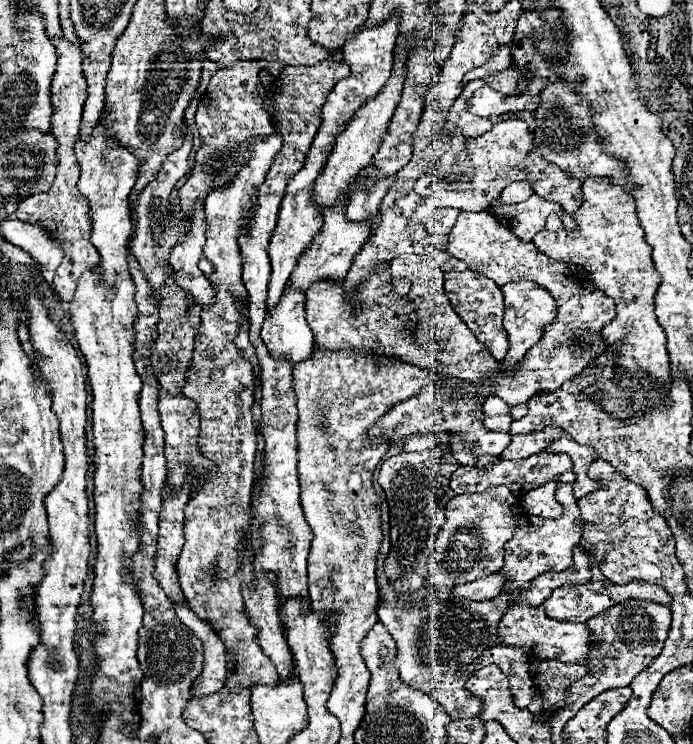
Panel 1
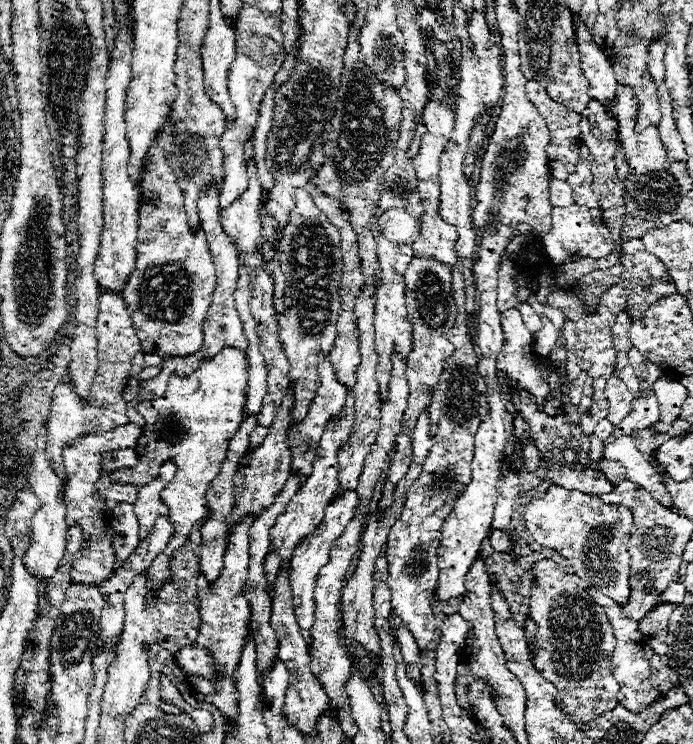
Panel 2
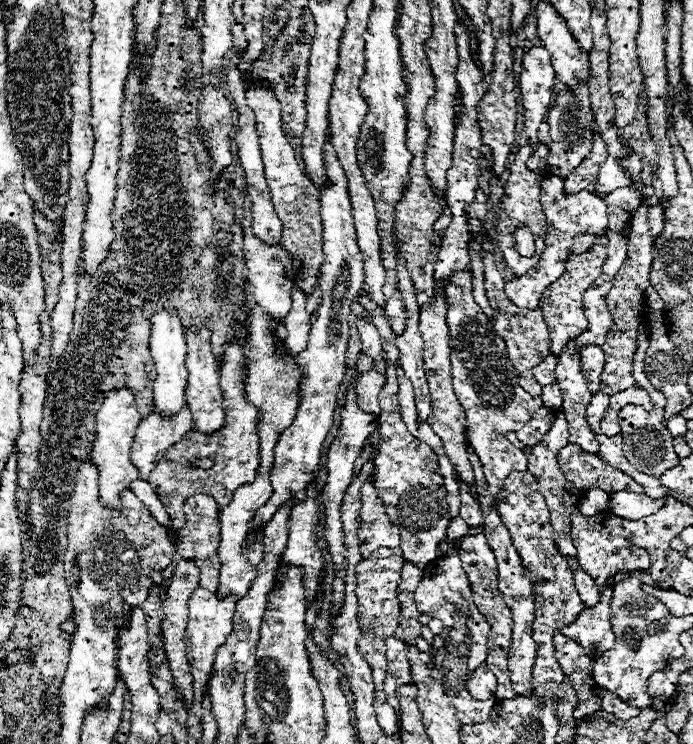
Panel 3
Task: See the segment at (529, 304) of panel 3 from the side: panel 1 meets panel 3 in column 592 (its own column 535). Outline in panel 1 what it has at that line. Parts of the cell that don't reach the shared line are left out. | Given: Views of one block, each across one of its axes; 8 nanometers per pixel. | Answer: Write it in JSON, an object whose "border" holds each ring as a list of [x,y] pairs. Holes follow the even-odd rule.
{"border":[[[536,194],[520,204],[498,204],[498,200],[494,200],[490,202],[488,212],[492,212],[500,224],[504,224],[522,242],[532,242],[534,234],[544,230],[550,214],[558,214],[566,229],[574,230],[576,227],[574,219],[564,213],[560,204],[540,200]]]}

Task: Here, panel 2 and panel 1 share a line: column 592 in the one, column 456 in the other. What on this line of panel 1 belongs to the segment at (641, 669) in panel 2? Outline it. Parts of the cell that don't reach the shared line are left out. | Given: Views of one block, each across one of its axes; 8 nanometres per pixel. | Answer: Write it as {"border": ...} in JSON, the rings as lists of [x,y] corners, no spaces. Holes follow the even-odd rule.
{"border":[[[494,572],[492,576],[484,576],[480,580],[474,580],[472,584],[462,584],[456,586],[450,594],[450,598],[468,598],[474,602],[480,600],[490,600],[492,596],[498,596],[504,584],[504,576],[500,576],[500,572]]]}

